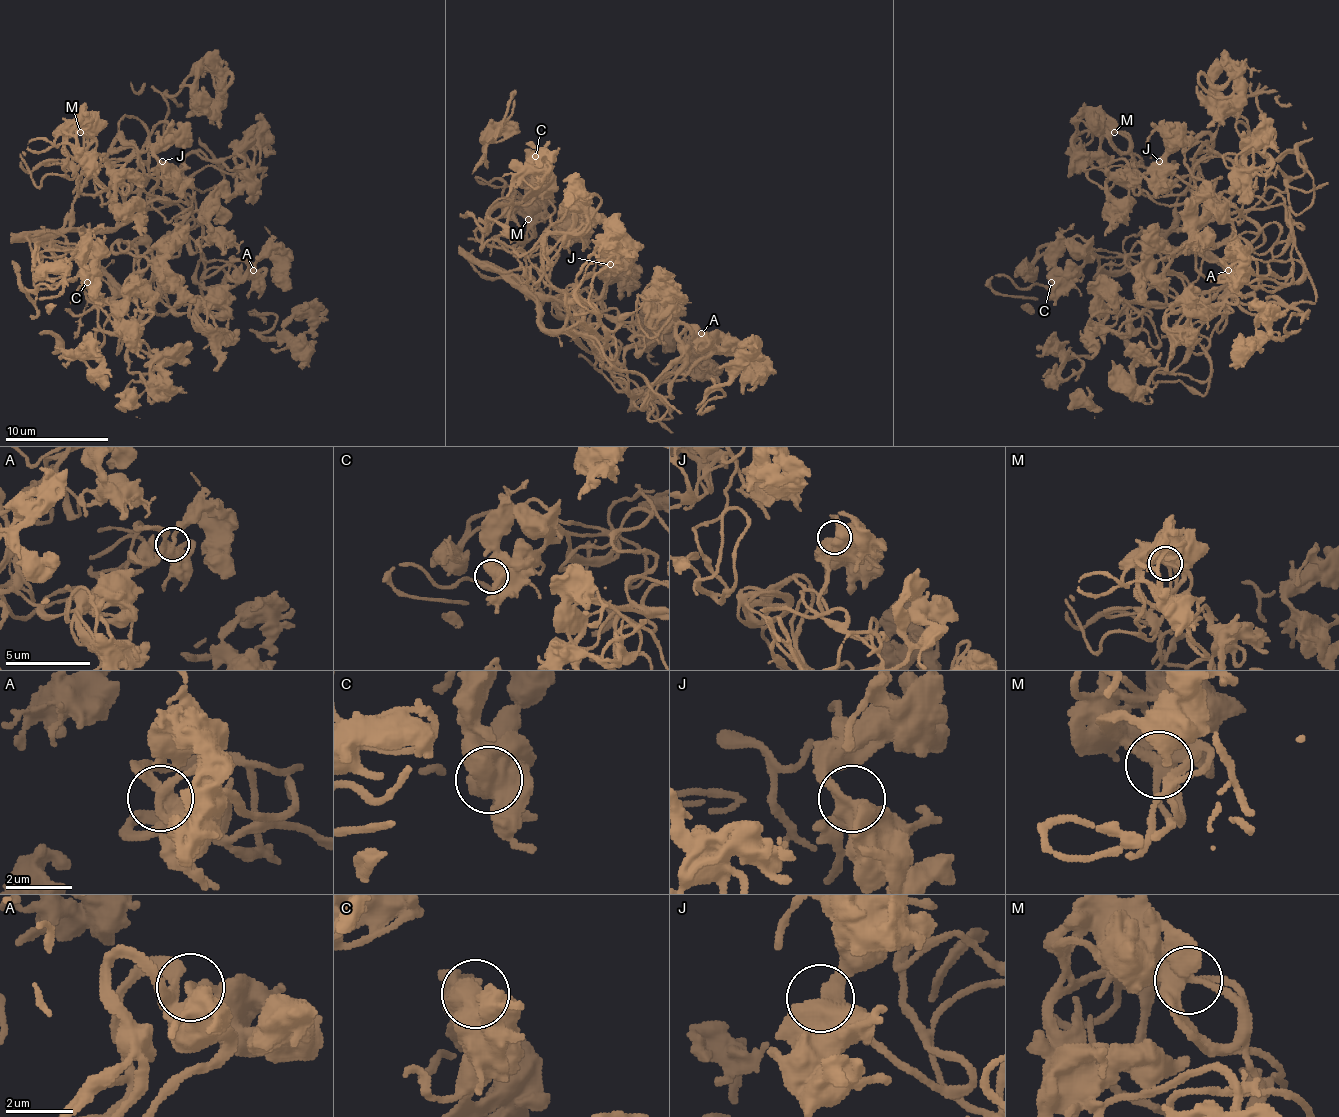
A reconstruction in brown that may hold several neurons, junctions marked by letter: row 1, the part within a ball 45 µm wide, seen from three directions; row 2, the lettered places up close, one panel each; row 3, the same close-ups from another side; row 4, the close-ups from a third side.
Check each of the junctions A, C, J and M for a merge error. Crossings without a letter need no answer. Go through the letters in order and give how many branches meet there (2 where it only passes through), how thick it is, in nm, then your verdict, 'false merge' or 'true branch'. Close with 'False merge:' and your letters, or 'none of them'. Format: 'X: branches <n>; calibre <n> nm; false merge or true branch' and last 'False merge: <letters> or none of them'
A: branches 2; calibre 320 nm; true branch
C: branches 1; calibre 950 nm; true branch
J: branches 2; calibre 550 nm; true branch
M: branches 4; calibre 440 nm; true branch
False merge: none of them

